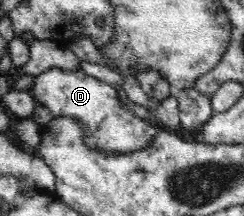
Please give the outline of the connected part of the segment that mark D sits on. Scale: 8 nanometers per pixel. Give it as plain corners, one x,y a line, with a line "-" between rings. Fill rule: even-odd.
80,66
74,72
49,68
48,71
35,76
33,87
30,88
32,97
38,105
48,108
53,119
58,116
70,116
79,120
85,128
85,143
88,147
102,149
108,153
134,152
152,143
162,127
128,111
122,106
117,91
108,83
86,74

